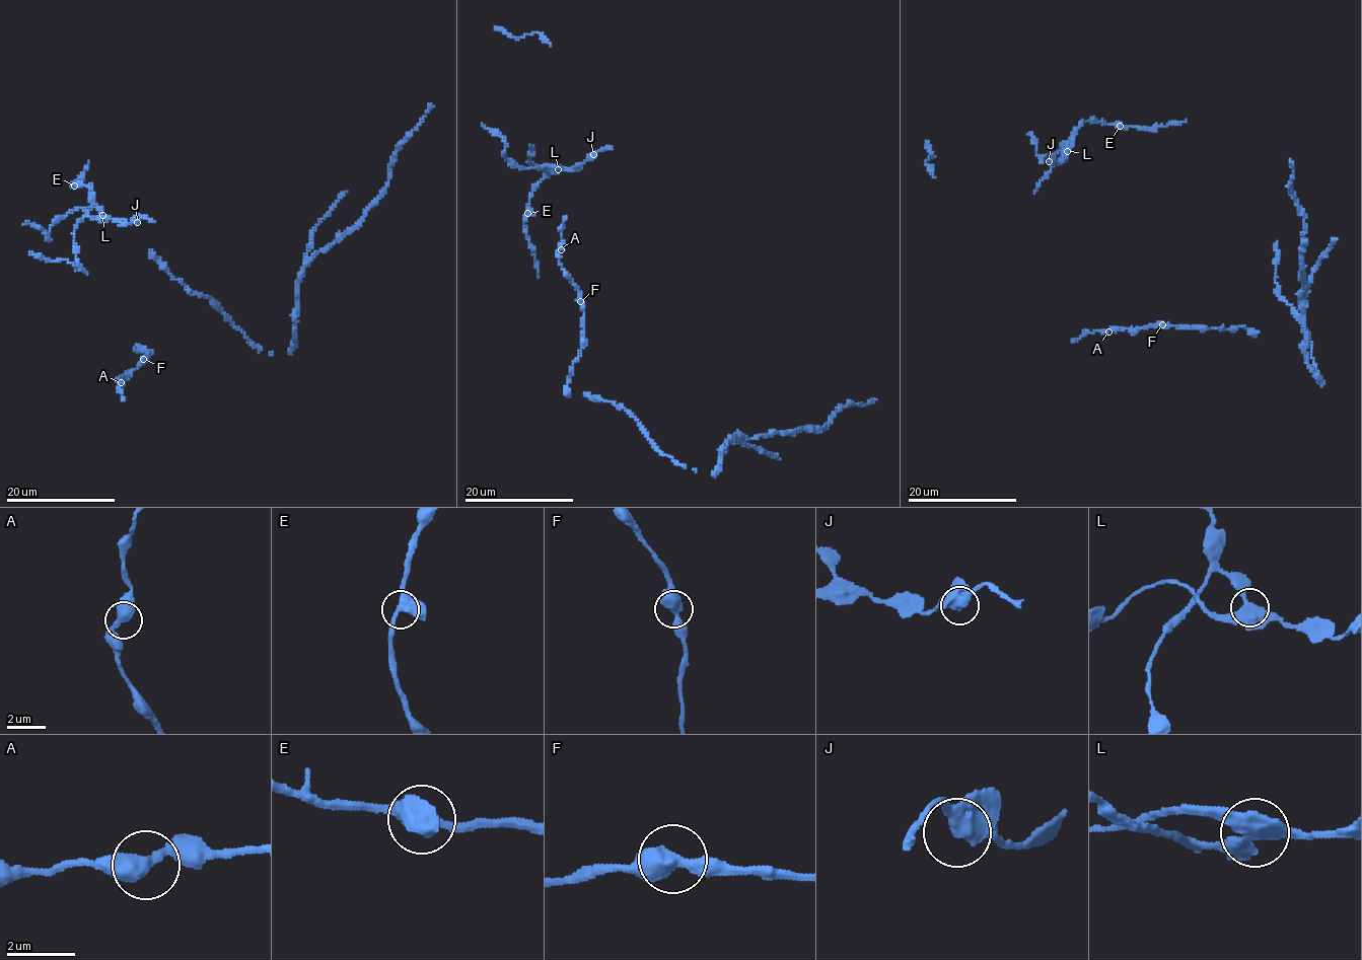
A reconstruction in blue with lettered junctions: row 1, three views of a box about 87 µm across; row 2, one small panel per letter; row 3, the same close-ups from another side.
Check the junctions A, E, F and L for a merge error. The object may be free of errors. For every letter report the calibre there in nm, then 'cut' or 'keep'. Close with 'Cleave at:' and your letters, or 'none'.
A: calibre 440 nm; keep
E: calibre 400 nm; keep
F: calibre 480 nm; keep
L: calibre 420 nm; cut
Cleave at: L

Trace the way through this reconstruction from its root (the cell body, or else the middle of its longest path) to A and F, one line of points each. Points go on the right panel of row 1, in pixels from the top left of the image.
A: (1253, 330), (1243, 327), (1199, 329), (1153, 325), (1108, 331)
F: (1253, 330), (1243, 327), (1199, 329), (1162, 324)

